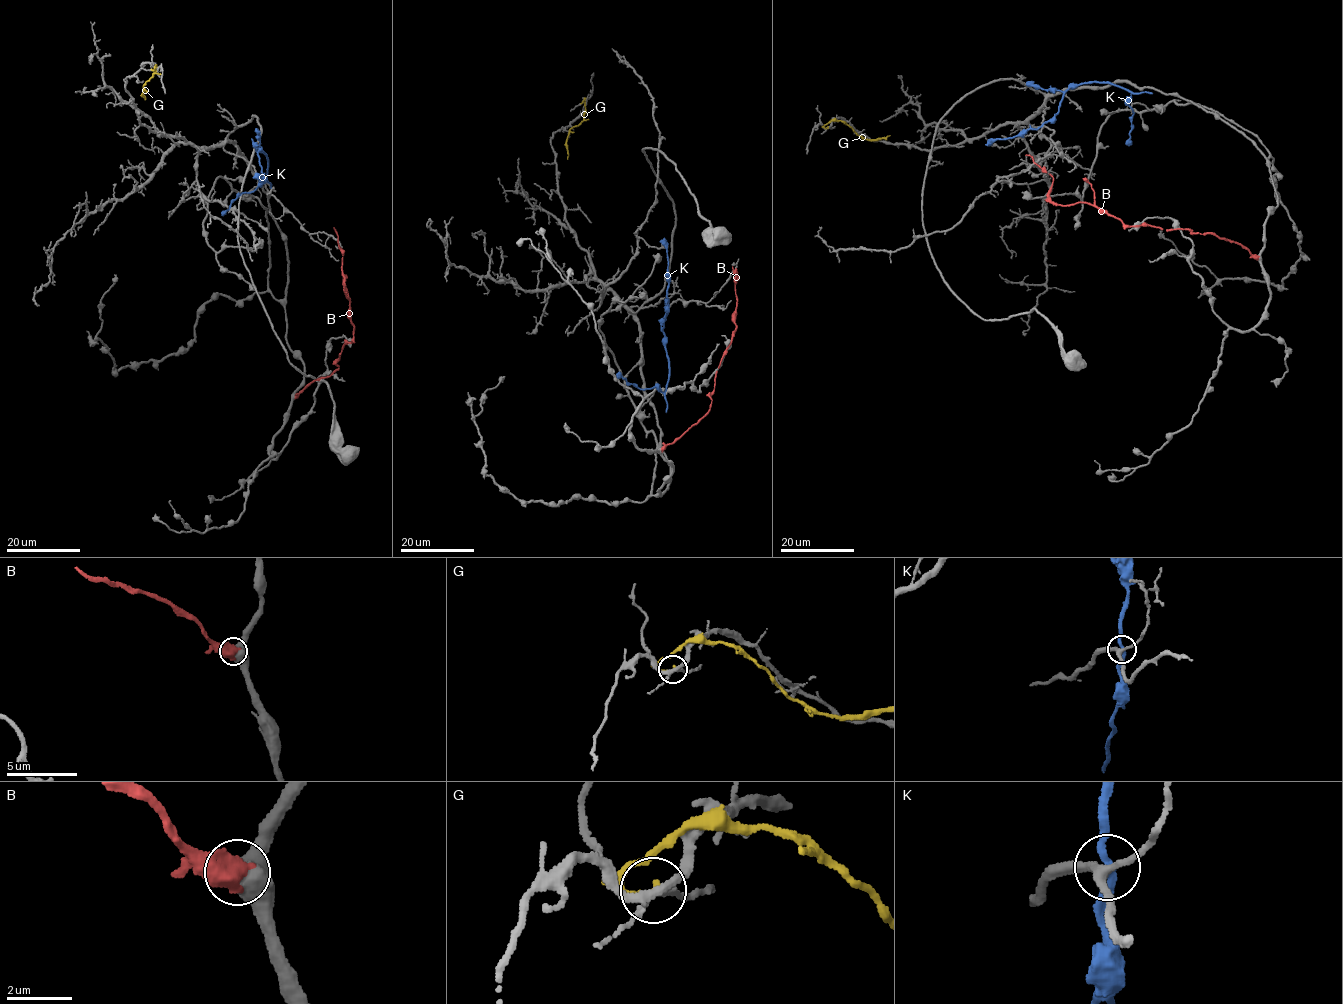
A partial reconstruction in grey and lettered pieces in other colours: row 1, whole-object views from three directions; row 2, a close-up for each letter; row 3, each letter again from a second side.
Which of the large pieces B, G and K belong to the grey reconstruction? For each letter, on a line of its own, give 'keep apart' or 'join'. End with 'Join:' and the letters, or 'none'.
B: keep apart
G: keep apart
K: keep apart
Join: none

